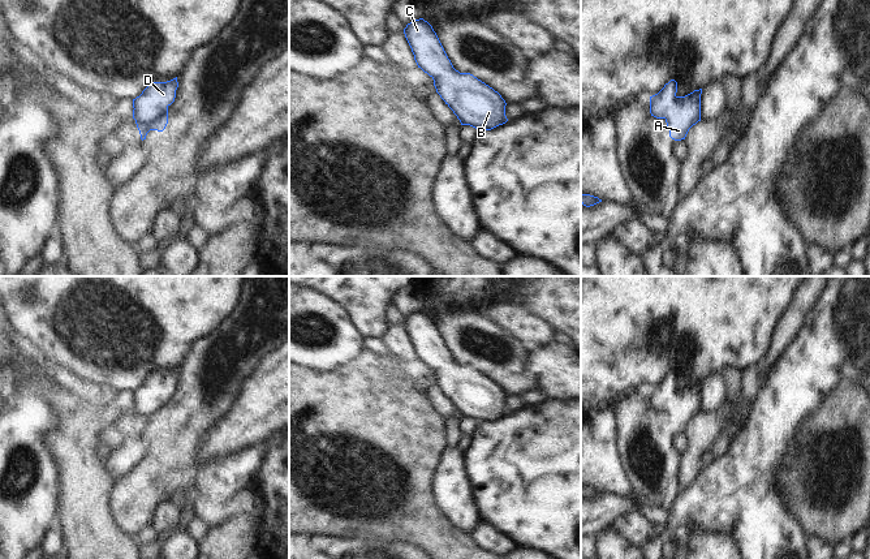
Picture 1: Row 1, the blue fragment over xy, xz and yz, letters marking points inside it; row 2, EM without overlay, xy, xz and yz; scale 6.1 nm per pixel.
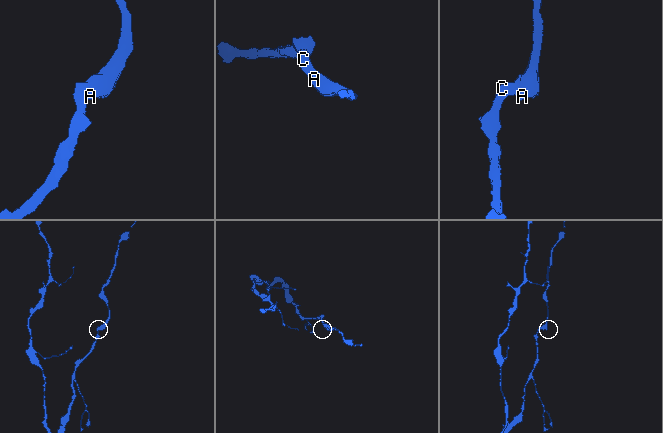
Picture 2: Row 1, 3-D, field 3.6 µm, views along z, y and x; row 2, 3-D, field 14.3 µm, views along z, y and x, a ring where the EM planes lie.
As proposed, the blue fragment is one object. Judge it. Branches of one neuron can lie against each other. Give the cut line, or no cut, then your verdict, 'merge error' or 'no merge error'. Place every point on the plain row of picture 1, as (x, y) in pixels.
cut none; no merge error

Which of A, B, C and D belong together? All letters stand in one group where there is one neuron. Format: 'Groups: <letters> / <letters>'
Groups: A B C D

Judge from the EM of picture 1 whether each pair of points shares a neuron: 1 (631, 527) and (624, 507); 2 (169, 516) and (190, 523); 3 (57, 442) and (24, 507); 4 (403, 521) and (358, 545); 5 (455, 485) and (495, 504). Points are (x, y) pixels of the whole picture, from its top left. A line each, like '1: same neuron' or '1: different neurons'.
1: different neurons
2: different neurons
3: different neurons
4: different neurons
5: different neurons

